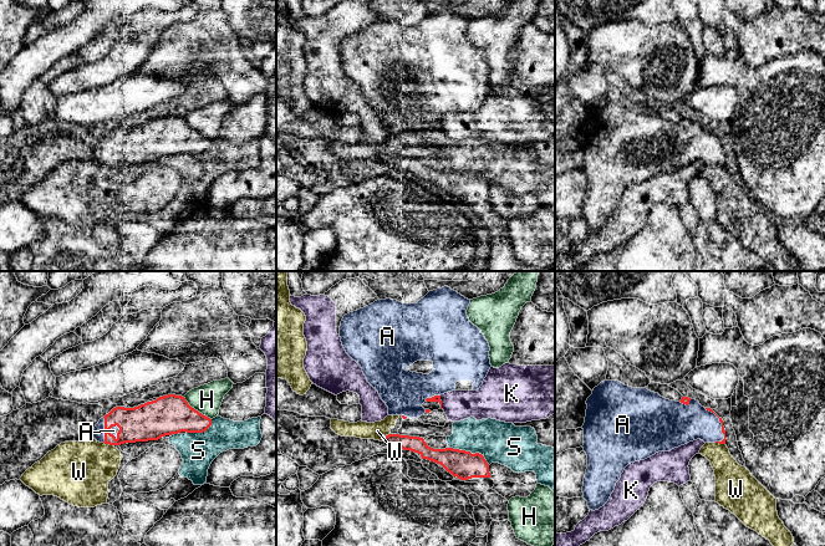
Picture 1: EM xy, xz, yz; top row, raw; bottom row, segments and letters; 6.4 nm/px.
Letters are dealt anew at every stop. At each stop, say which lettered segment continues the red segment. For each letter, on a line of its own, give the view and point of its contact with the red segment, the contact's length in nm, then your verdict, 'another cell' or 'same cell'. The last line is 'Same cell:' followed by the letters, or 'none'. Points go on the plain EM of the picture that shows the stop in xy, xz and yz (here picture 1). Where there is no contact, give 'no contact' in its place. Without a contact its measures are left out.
A: meets red in yz at (721, 143); contact 240 nm long; same cell
H: meets red in xy at (197, 132); contact 240 nm long; another cell
K: meets red in xz at (441, 123); contact 90 nm long; another cell
S: meets red in xz at (469, 173); contact 280 nm long; another cell
W: meets red in xz at (385, 158); contact 80 nm long; another cell
Same cell: A

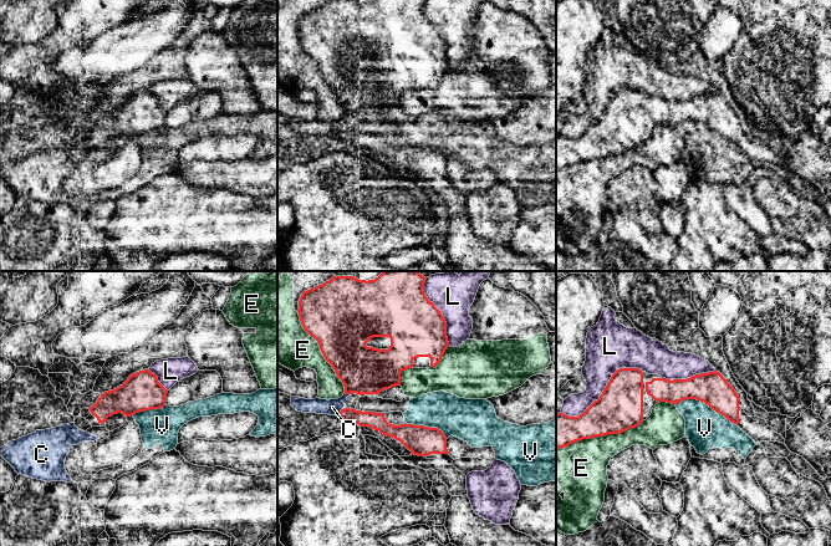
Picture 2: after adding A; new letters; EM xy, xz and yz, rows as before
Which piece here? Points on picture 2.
C: meets red in xz at (341, 132); contact 80 nm long; another cell
E: meets red in yz at (600, 157); contact 600 nm long; another cell
L: meets red in yz at (595, 122); contact 500 nm long; another cell
V: meets red in yz at (707, 124); contact 420 nm long; another cell
Same cell: none

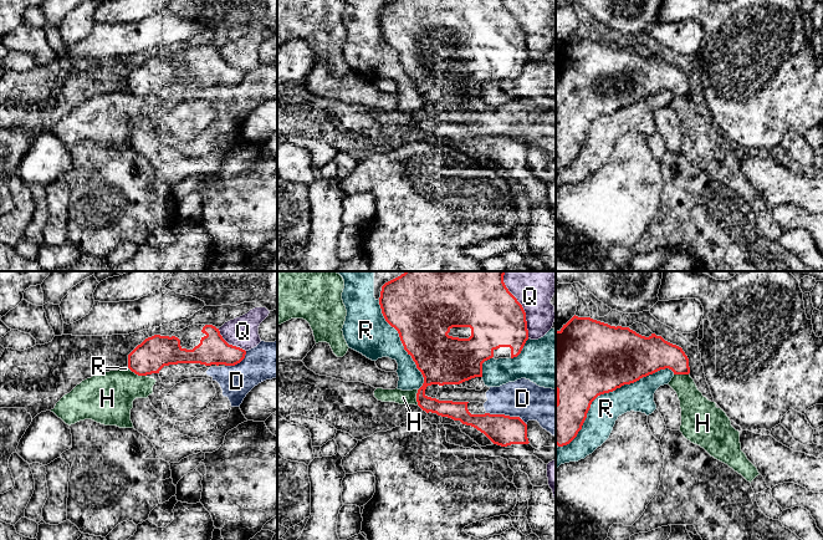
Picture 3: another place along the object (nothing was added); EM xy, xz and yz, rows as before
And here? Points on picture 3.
D: meets red in xz at (506, 137); contact 280 nm long; another cell
H: meets red in xy at (138, 96); contact 120 nm long; another cell
Q: meets red in xz at (522, 30); contact 420 nm long; another cell
R: meets red in yz at (607, 113); contact 900 nm long; another cell
Same cell: none

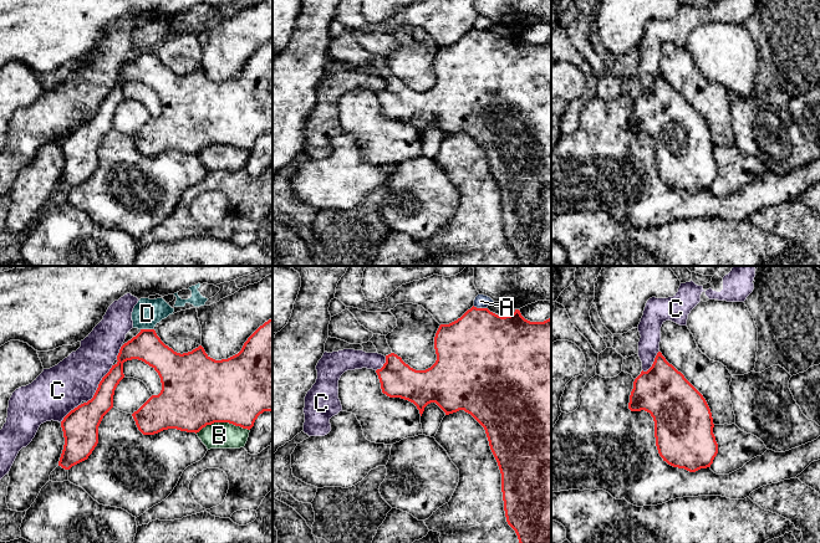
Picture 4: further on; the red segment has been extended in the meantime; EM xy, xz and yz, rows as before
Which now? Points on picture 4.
A: meets red in xz at (479, 30); contact 90 nm long; another cell
B: meets red in xy at (222, 143); contact 360 nm long; another cell
C: meets red in xy at (98, 106); contact 300 nm long; another cell
D: meets red in xy at (147, 51); contact 90 nm long; another cell
Same cell: none

